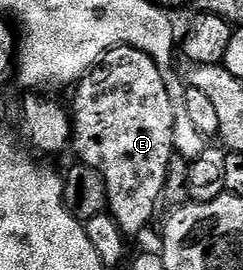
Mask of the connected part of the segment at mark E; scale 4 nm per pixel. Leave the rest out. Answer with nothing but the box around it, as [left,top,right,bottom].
[71,46,179,236]

